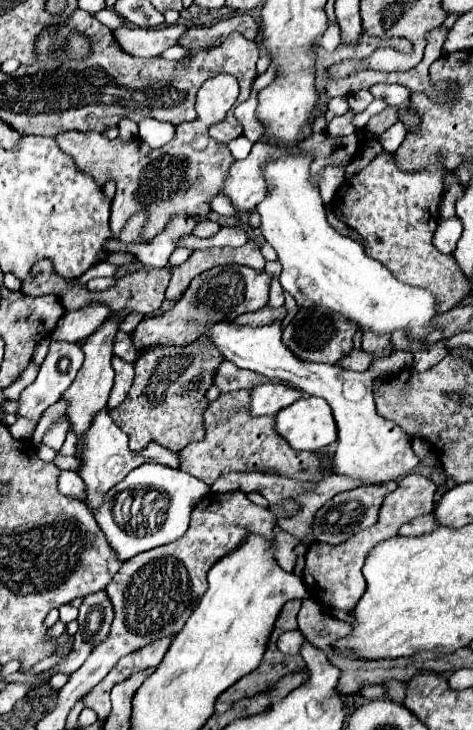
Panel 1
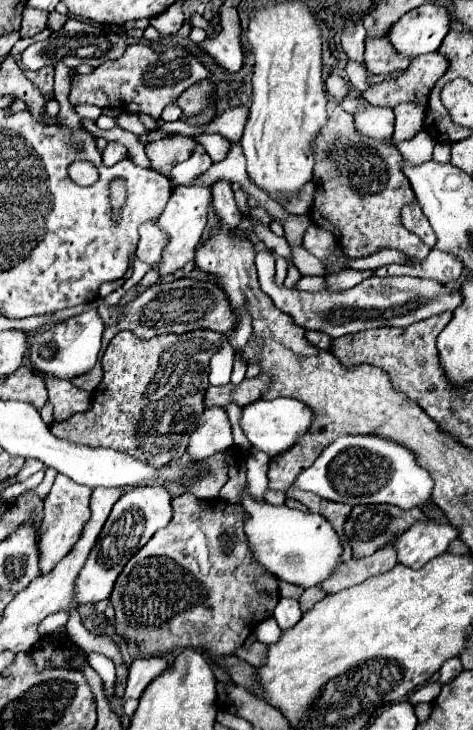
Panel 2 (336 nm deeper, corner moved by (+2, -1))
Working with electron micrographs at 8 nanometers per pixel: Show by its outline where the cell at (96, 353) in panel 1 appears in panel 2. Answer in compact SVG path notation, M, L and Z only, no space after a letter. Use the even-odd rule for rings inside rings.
M64 474L56 476L52 490L44 500L44 524L42 524L42 540L40 540L40 570L42 572L48 572L52 566L56 566L76 544L84 524L90 518L90 506L88 506L90 494L92 490L88 486L74 482Z

